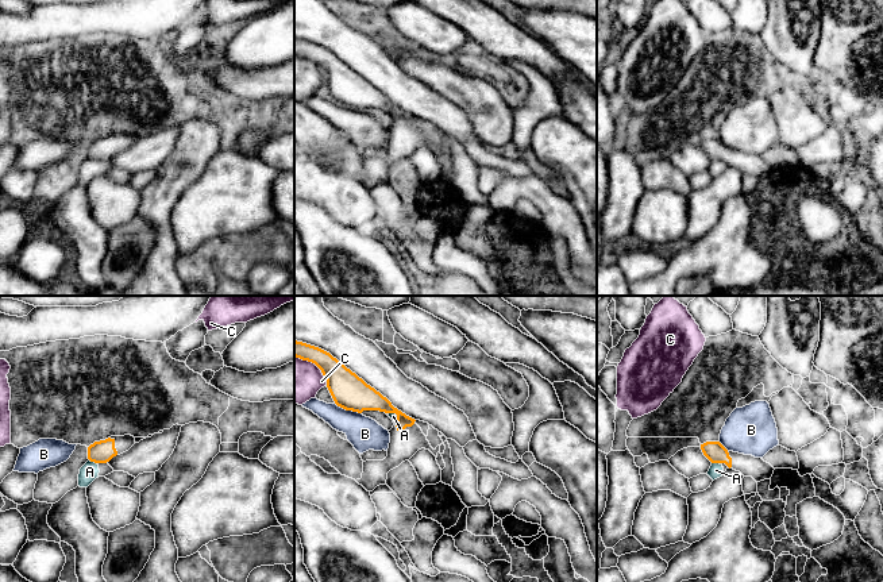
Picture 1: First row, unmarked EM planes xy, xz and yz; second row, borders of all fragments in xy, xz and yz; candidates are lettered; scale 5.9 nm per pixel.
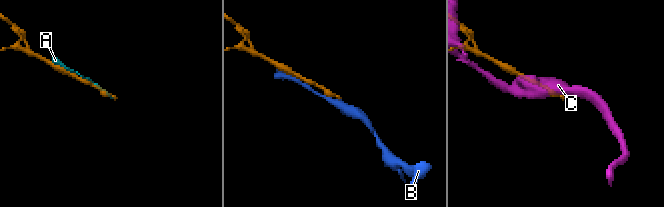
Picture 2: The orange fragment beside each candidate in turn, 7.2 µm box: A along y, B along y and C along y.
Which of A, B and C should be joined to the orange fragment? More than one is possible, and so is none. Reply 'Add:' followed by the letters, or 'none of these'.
Add: none of these

